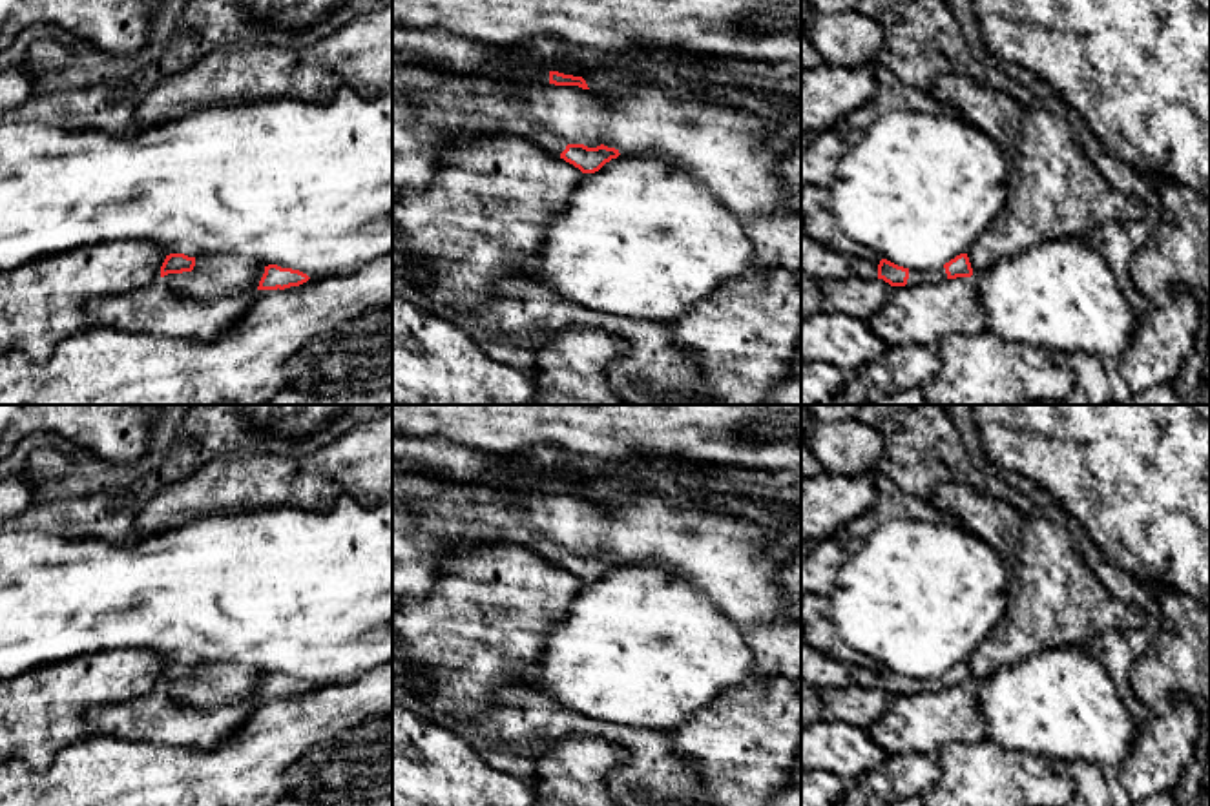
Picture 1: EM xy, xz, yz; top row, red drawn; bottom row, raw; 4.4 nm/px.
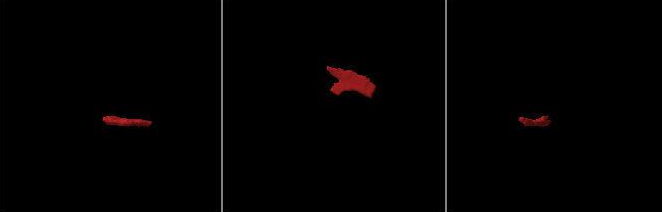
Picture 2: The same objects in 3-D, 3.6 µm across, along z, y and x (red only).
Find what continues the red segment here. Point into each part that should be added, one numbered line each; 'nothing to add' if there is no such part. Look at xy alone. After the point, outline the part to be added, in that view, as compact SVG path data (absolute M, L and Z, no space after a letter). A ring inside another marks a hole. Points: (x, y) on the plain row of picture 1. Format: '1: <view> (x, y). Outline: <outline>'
nothing to add

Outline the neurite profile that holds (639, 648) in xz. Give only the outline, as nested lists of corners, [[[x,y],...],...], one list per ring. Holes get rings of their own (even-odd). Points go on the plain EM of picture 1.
[[[611,567],[599,580],[582,584],[566,616],[549,631],[538,664],[522,671],[520,686],[597,720],[672,731],[719,695],[754,680],[754,656],[741,629],[704,593],[662,571]]]

